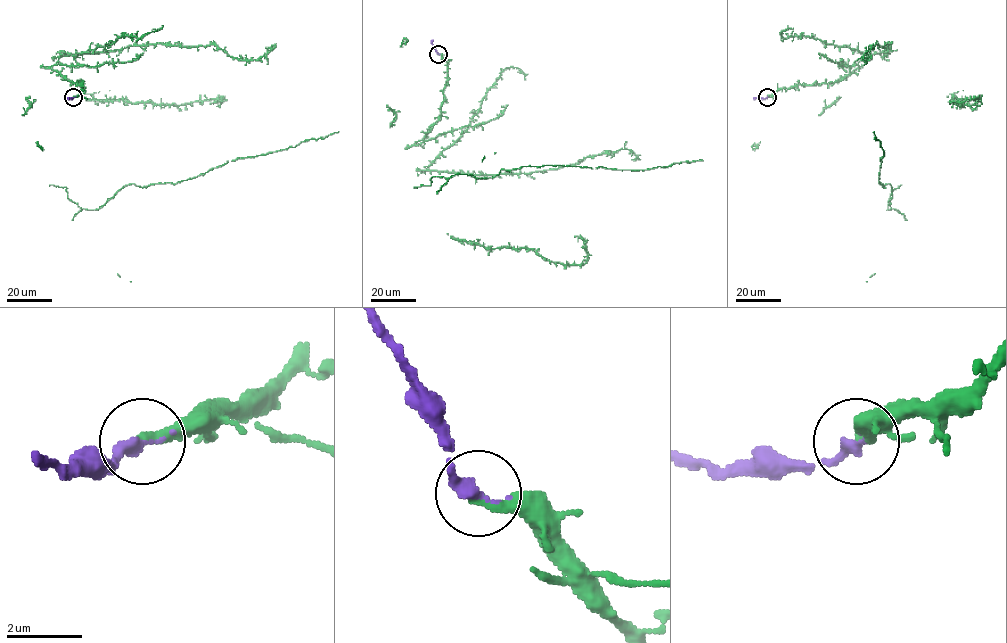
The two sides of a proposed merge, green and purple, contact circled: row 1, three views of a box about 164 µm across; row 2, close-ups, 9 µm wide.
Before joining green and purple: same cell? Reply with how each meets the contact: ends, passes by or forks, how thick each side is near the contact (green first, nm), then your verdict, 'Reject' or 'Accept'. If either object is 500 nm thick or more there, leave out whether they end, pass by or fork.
At the ring green ends. At the ring purple ends. Thickness 300 nm (green) against 320 nm. Accept

